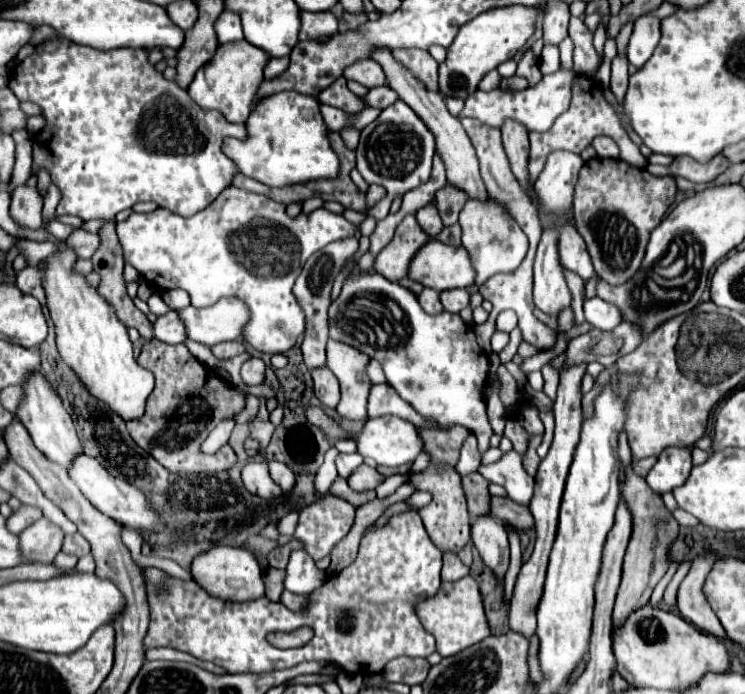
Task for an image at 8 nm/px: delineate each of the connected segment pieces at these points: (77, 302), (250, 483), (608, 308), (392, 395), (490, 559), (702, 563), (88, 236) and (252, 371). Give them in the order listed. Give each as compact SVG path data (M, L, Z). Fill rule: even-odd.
M65 242L59 244L53 256L43 260L43 288L49 314L55 322L59 354L89 386L95 398L109 404L123 420L139 418L147 396L153 392L155 378L135 362L127 326L117 318L113 306L97 294L97 288L83 274L75 272L75 262L77 256Z
M251 460L243 466L243 484L251 494L263 498L275 498L281 494L281 488L271 480L267 464L261 460Z
M597 296L591 300L585 300L583 310L585 310L585 322L589 322L593 328L613 330L615 326L621 324L619 310Z
M373 384L371 386L371 408L369 408L369 418L379 418L379 416L399 416L415 426L427 426L433 428L433 422L425 422L405 400L399 398L399 394L389 386L389 384Z
M491 514L473 518L471 540L473 546L479 550L481 558L485 560L485 564L501 580L509 568L509 542L507 542L505 526Z
M701 554L693 560L689 574L679 586L677 608L681 616L689 620L693 626L697 626L699 630L719 638L727 638L719 618L713 614L713 610L709 610L709 602L705 602L705 594L701 590L713 564L715 564L715 554Z
M77 228L67 238L67 244L75 250L75 254L79 258L91 258L93 250L97 250L97 246L99 246L99 234L91 234L91 232L83 230L83 228Z
M251 358L241 366L241 378L247 386L263 384L265 380L265 362L261 358Z

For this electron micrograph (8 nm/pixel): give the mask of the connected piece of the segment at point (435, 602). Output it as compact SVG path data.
M471 576L461 578L459 582L453 582L453 584L441 584L439 591L433 598L419 602L417 614L419 614L419 620L423 622L423 626L435 636L437 652L445 658L459 654L461 650L491 636L489 622L485 618L485 608L483 608L479 584Z

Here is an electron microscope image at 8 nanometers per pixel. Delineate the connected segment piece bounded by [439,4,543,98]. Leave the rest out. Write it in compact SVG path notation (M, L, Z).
M505 6L505 8L493 8L489 12L479 14L471 22L467 22L455 42L447 50L445 62L439 64L439 90L447 96L459 96L467 98L477 90L477 84L481 78L497 68L501 62L513 58L519 50L525 48L527 40L535 34L537 14L543 12L535 6Z

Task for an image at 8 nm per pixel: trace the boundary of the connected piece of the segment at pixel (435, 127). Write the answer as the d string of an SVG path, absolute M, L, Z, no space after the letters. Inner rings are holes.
M375 50L373 60L377 60L385 74L387 74L387 82L389 86L399 94L399 98L409 104L421 118L423 122L427 124L427 128L433 132L435 140L437 140L437 152L443 156L443 162L445 162L445 168L447 168L447 182L453 184L453 186L459 186L461 190L465 190L469 196L473 198L485 198L487 190L485 190L485 184L479 176L479 164L477 164L477 156L475 156L475 150L459 122L459 118L451 116L443 104L443 98L439 92L427 92L421 82L417 82L403 66L399 66L393 56L391 56L391 50Z

